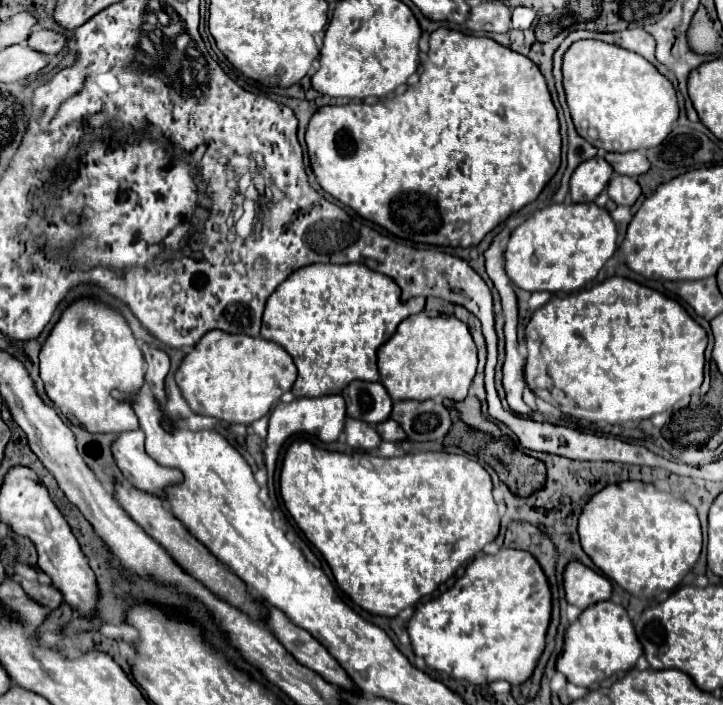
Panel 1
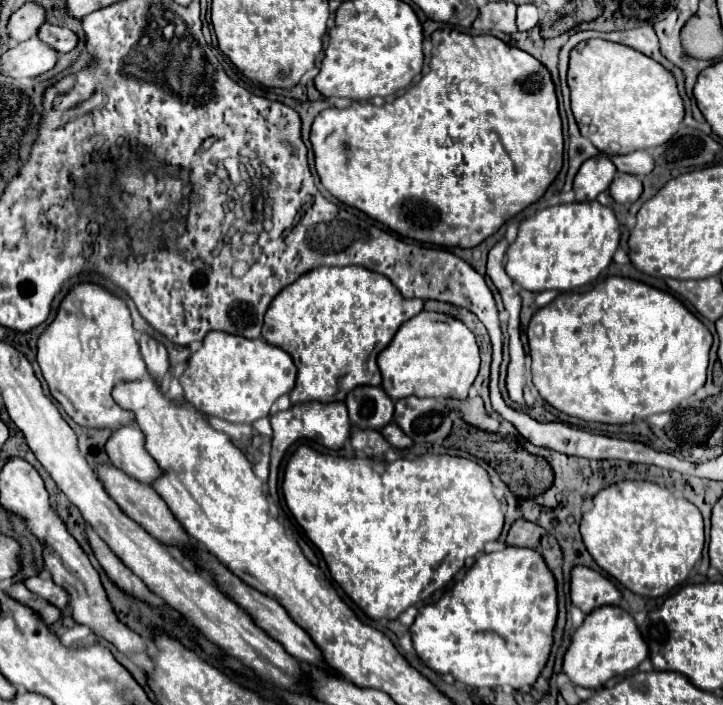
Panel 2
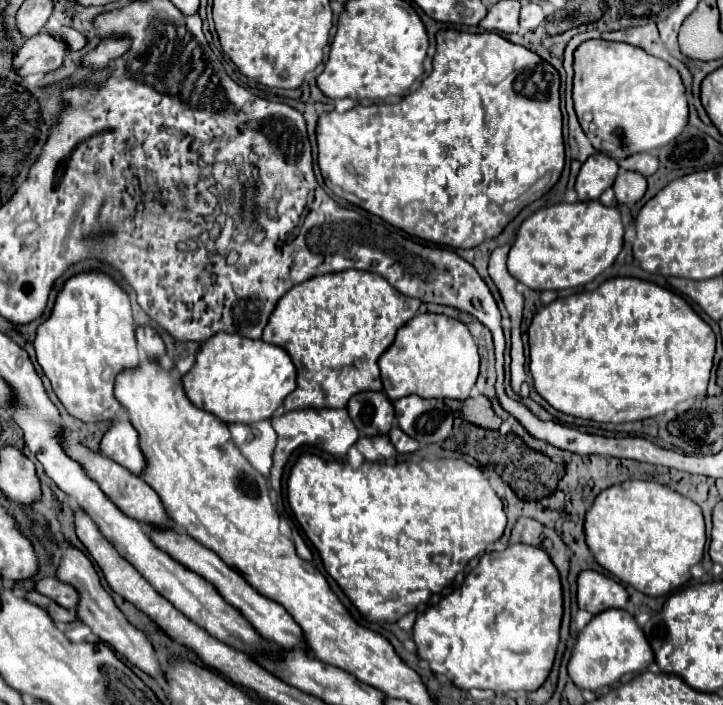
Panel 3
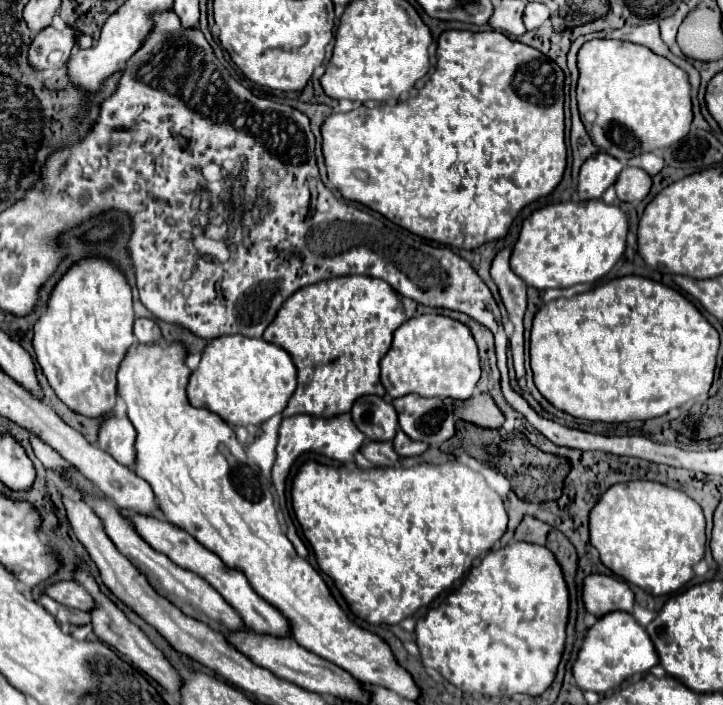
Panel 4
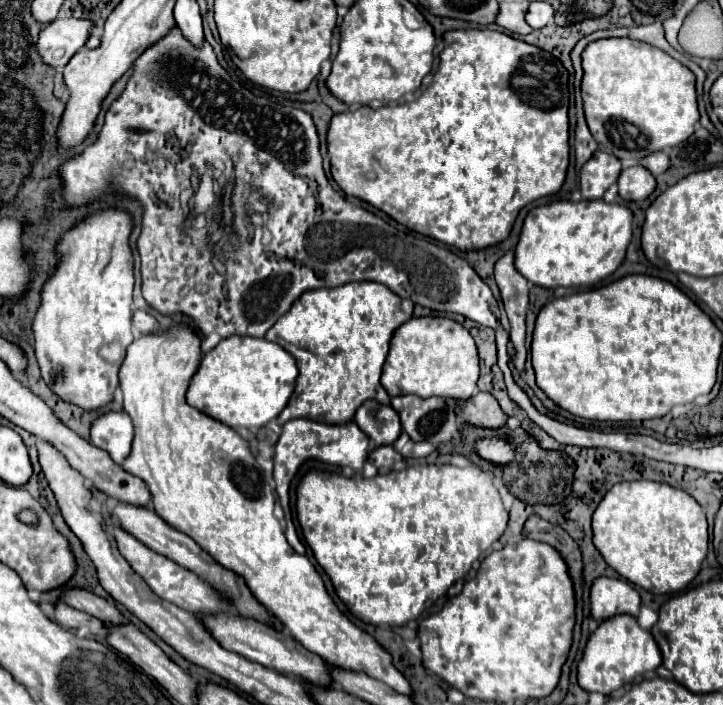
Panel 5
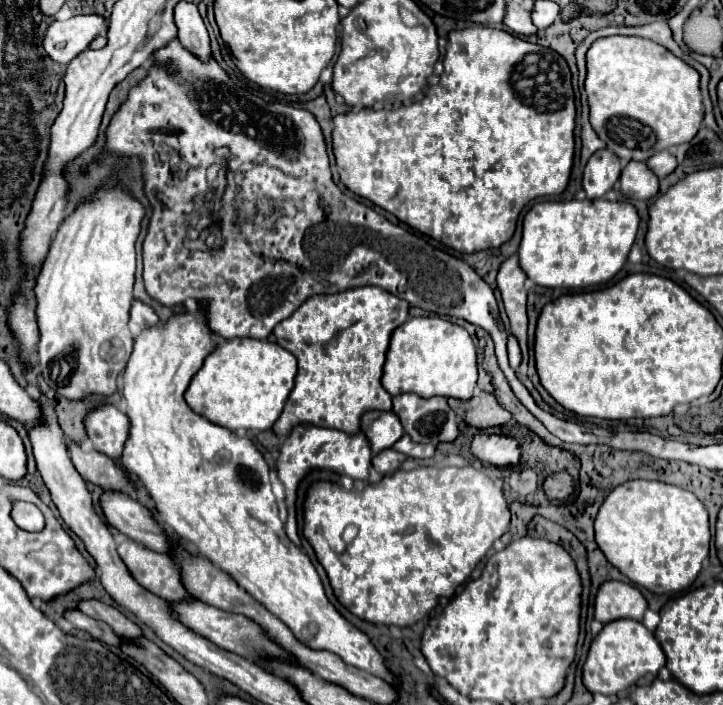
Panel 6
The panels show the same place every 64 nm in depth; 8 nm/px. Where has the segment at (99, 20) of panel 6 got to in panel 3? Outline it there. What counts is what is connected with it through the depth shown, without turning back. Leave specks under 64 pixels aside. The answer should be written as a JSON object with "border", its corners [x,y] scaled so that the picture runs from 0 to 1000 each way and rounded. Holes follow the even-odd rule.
{"border":[[[55,45],[39,54],[30,62],[30,68],[19,74],[17,94],[22,96],[22,105],[30,111],[41,105],[64,105],[86,91],[89,77],[91,62],[86,57]]]}

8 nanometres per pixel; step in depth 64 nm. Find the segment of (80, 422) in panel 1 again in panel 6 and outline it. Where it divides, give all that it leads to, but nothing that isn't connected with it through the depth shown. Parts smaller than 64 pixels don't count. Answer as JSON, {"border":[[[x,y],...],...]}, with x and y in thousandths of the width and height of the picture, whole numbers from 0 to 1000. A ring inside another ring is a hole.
{"border":[[[172,270],[138,272],[122,289],[105,295],[100,306],[80,323],[77,338],[69,346],[69,357],[50,400],[50,457],[55,468],[53,513],[61,542],[94,567],[116,567],[122,562],[155,562],[160,556],[160,536],[172,525],[183,499],[183,474],[177,468],[183,403],[188,380],[185,346],[194,332],[194,315],[199,295]]]}

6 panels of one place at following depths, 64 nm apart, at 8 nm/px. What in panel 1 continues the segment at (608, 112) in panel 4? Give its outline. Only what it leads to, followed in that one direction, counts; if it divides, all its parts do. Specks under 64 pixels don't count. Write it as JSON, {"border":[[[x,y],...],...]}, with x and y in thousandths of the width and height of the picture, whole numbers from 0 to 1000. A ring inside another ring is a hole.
{"border":[[[799,57],[794,60],[780,82],[777,82],[777,119],[780,119],[780,130],[783,130],[783,145],[786,145],[786,153],[788,153],[788,165],[791,165],[791,173],[797,182],[802,182],[805,176],[813,179],[813,187],[822,193],[808,193],[813,196],[824,210],[830,213],[838,213],[838,216],[871,216],[871,213],[891,213],[891,210],[902,210],[902,207],[910,207],[929,184],[929,176],[935,173],[938,167],[938,142],[935,142],[935,128],[932,122],[927,119],[924,111],[918,111],[896,85],[891,85],[888,79],[871,74],[871,71],[863,71],[863,68],[855,68],[855,65],[846,65],[846,62],[838,62],[838,60],[830,60],[830,57]]]}

